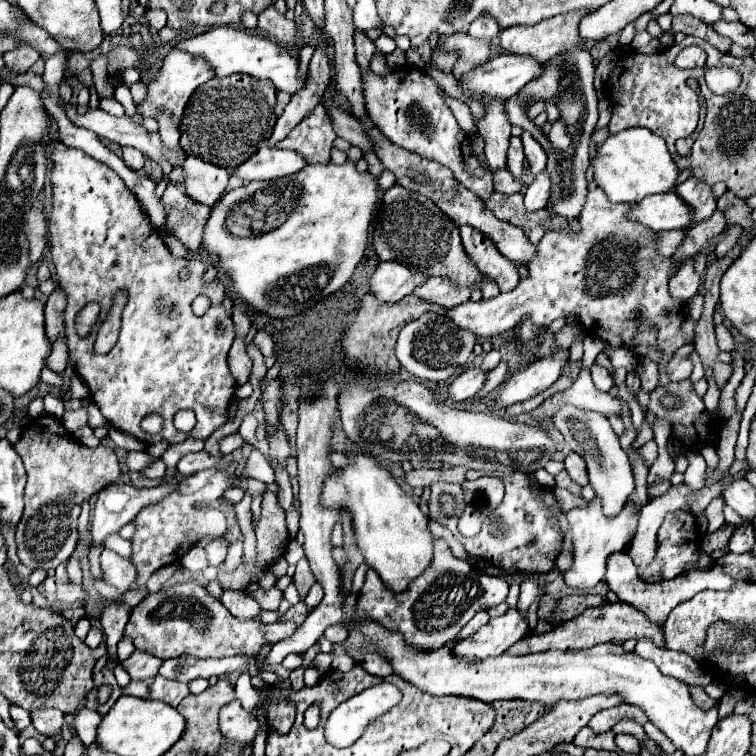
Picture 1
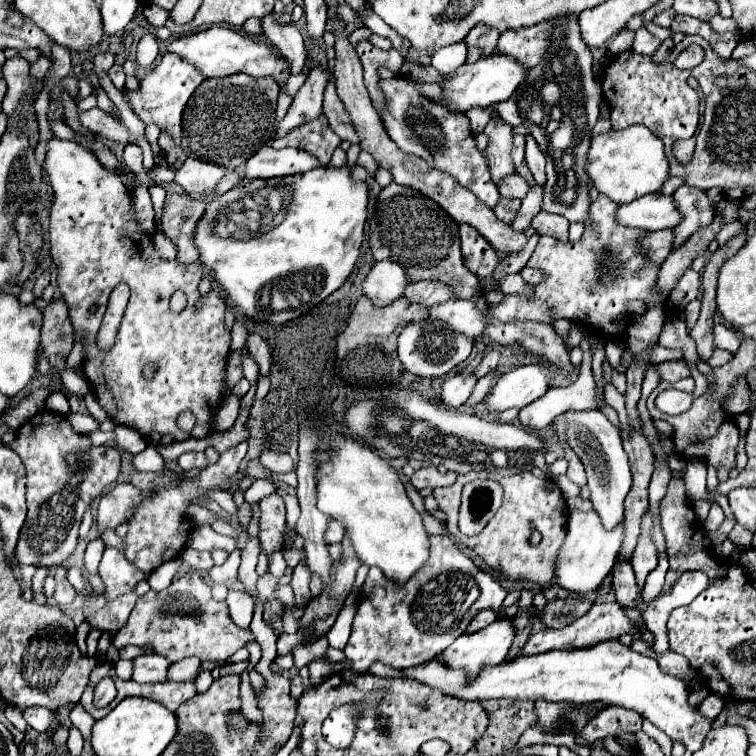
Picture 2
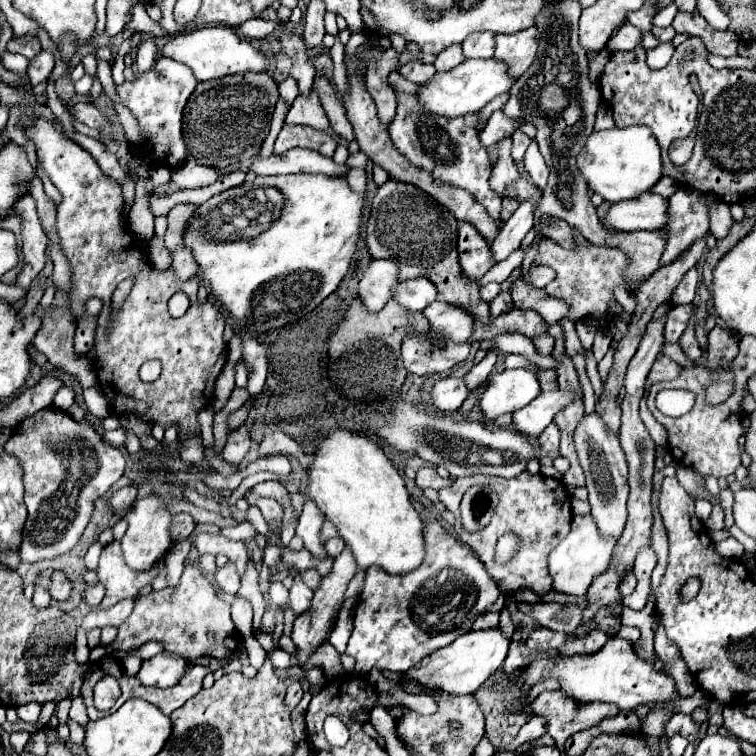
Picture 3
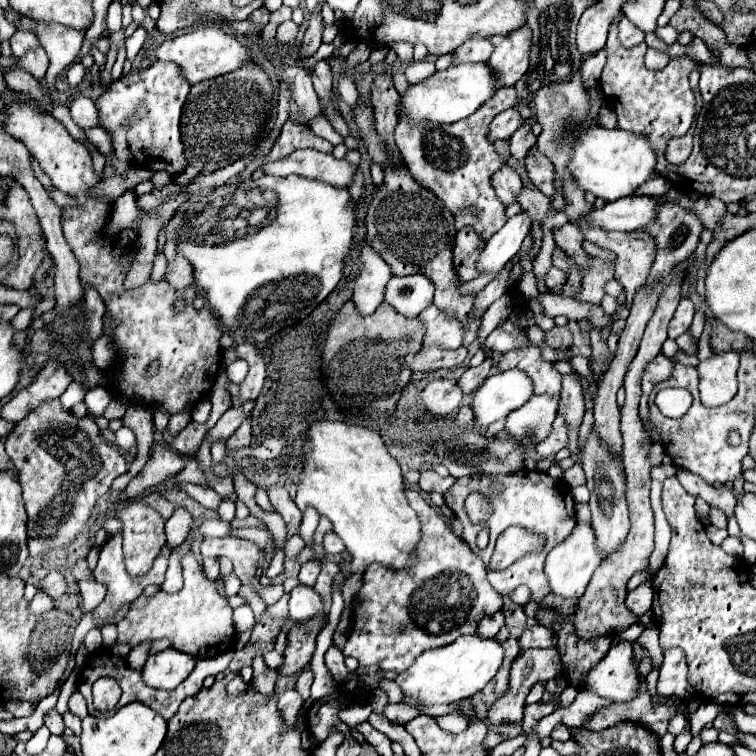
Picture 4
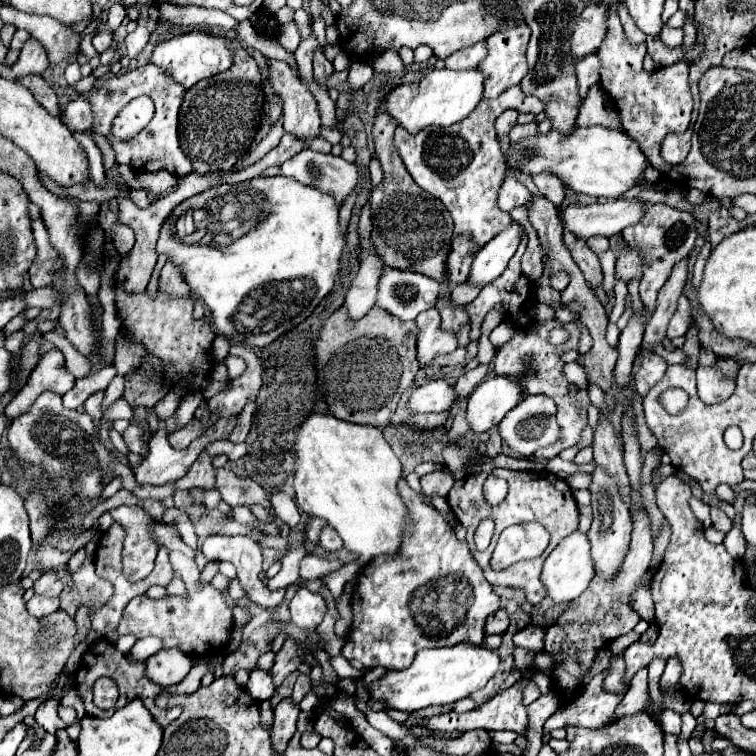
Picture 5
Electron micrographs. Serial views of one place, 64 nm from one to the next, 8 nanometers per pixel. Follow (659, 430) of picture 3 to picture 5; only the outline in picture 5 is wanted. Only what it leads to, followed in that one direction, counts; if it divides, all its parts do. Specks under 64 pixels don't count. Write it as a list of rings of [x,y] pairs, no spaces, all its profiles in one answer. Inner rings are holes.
[[[638,352],[634,360],[634,378],[636,378],[636,390],[640,396],[646,396],[646,392],[658,384],[664,378],[668,364],[654,352]]]

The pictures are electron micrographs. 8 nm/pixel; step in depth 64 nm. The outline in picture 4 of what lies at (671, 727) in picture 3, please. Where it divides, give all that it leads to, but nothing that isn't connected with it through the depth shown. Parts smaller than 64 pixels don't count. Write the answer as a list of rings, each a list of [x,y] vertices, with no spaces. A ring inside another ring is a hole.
[[[676,715],[668,722],[668,732],[674,734],[674,736],[678,736],[680,732],[684,732],[686,724],[688,724],[688,720],[686,720],[684,715]]]

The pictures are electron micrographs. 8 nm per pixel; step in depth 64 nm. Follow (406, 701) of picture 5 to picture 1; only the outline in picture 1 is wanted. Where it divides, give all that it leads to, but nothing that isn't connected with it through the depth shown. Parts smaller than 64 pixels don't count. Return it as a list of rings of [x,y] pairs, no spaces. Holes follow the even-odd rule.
[[[510,608],[504,616],[492,618],[472,636],[454,642],[454,652],[460,658],[484,660],[488,656],[504,654],[514,642],[528,634],[528,624],[516,608]]]

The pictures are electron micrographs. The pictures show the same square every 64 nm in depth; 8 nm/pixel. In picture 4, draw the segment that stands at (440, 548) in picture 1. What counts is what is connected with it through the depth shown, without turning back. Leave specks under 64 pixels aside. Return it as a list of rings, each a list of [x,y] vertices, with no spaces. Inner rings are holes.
[[[406,490],[406,500],[408,504],[416,510],[422,530],[420,530],[420,542],[416,546],[416,556],[418,562],[394,570],[394,568],[384,568],[382,564],[370,564],[362,576],[362,588],[354,598],[354,624],[352,632],[348,636],[346,646],[342,648],[344,656],[354,656],[360,662],[360,668],[368,666],[378,666],[382,670],[392,670],[392,672],[404,672],[408,666],[428,648],[438,648],[438,646],[448,646],[452,644],[458,636],[464,634],[476,634],[478,622],[484,616],[492,616],[502,608],[502,596],[490,586],[486,578],[486,566],[484,562],[464,544],[462,538],[454,536],[452,528],[446,524],[442,514],[432,508],[424,496],[416,490]]]

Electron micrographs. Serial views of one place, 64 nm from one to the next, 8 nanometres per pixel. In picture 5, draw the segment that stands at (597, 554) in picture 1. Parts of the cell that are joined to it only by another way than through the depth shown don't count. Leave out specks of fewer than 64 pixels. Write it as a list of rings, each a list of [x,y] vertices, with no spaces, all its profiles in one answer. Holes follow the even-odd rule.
[[[576,530],[570,536],[566,536],[550,552],[550,556],[544,562],[540,580],[542,580],[544,588],[546,588],[546,596],[552,602],[558,604],[558,602],[572,602],[574,598],[578,598],[588,588],[592,576],[594,576],[594,564],[592,564],[592,558],[590,558],[590,542],[588,542],[588,536]]]

